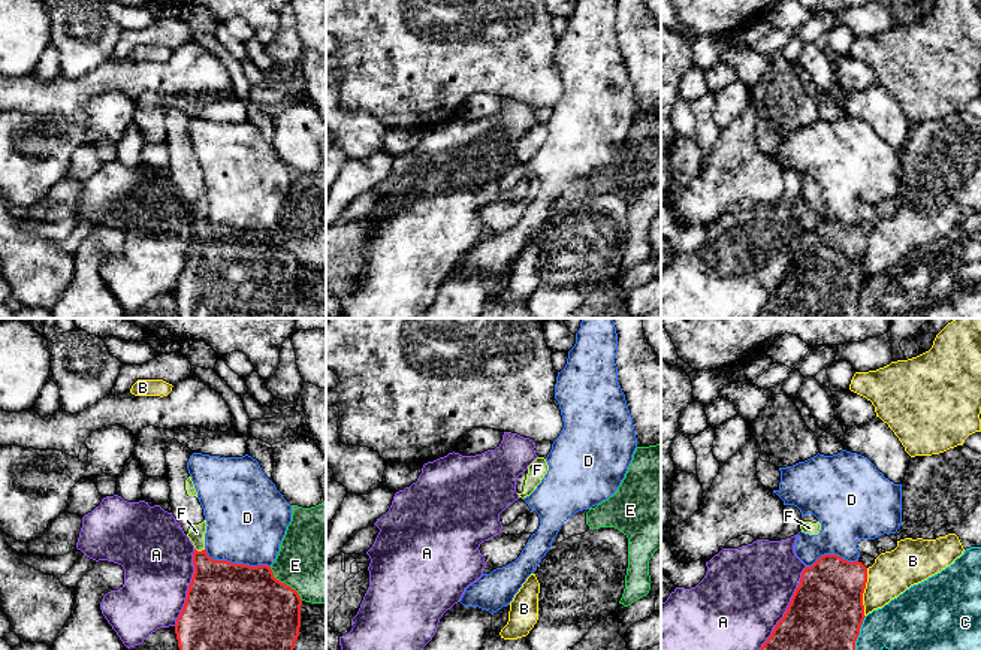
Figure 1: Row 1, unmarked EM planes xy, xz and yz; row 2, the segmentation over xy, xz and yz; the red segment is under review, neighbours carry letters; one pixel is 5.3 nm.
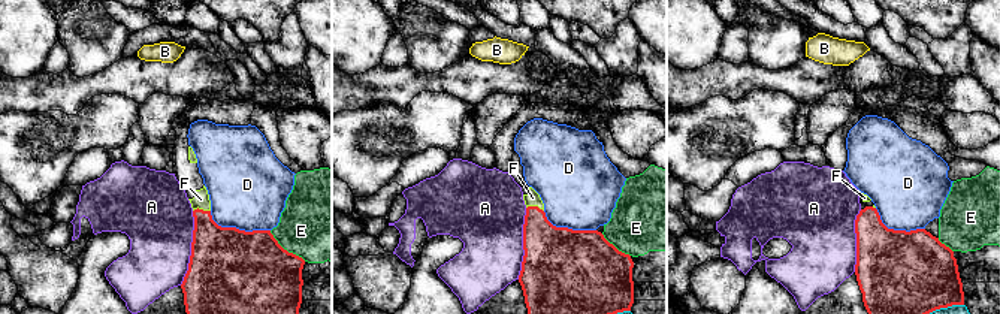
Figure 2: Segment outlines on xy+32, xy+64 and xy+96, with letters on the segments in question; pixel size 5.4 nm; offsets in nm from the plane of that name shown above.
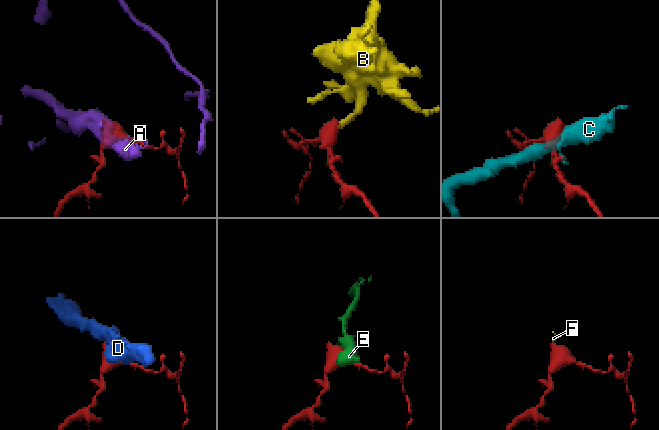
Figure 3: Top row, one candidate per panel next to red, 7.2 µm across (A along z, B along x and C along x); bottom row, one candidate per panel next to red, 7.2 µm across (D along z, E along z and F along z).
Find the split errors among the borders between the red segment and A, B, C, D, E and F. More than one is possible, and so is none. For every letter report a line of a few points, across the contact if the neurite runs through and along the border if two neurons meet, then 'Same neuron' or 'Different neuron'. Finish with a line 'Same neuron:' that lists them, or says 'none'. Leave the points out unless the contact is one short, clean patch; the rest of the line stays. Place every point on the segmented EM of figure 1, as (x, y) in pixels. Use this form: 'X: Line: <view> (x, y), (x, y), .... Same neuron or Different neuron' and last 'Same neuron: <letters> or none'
A: Different neuron
B: Line: yz (868, 568), (868, 582), (863, 593), (865, 616). Different neuron
C: Different neuron
D: Different neuron
E: Different neuron
F: Line: xy (220, 592), (202, 562), (202, 550), (196, 532). Same neuron
Same neuron: F

